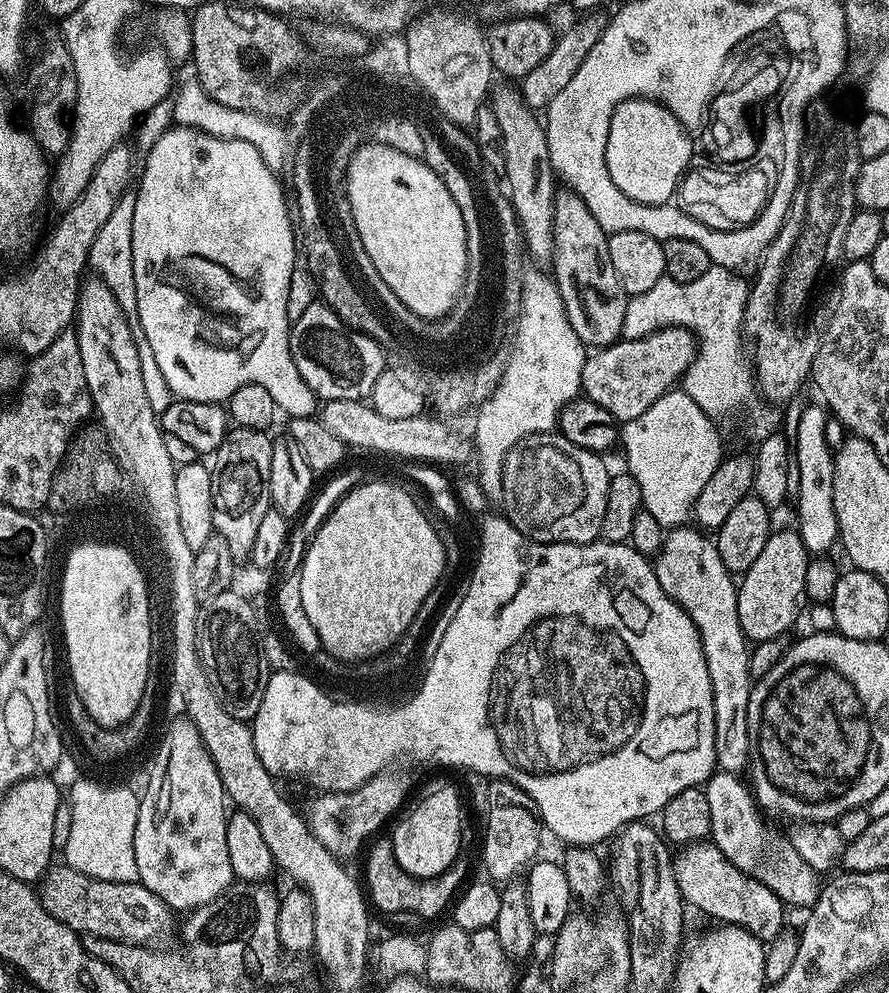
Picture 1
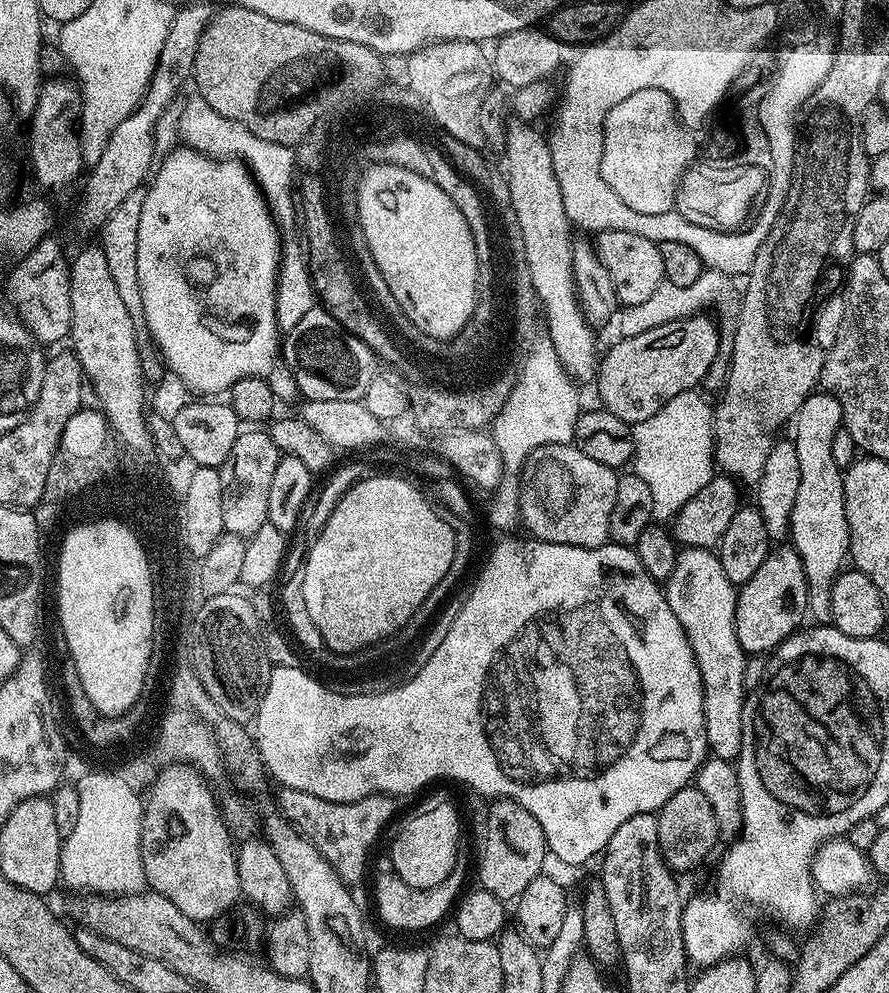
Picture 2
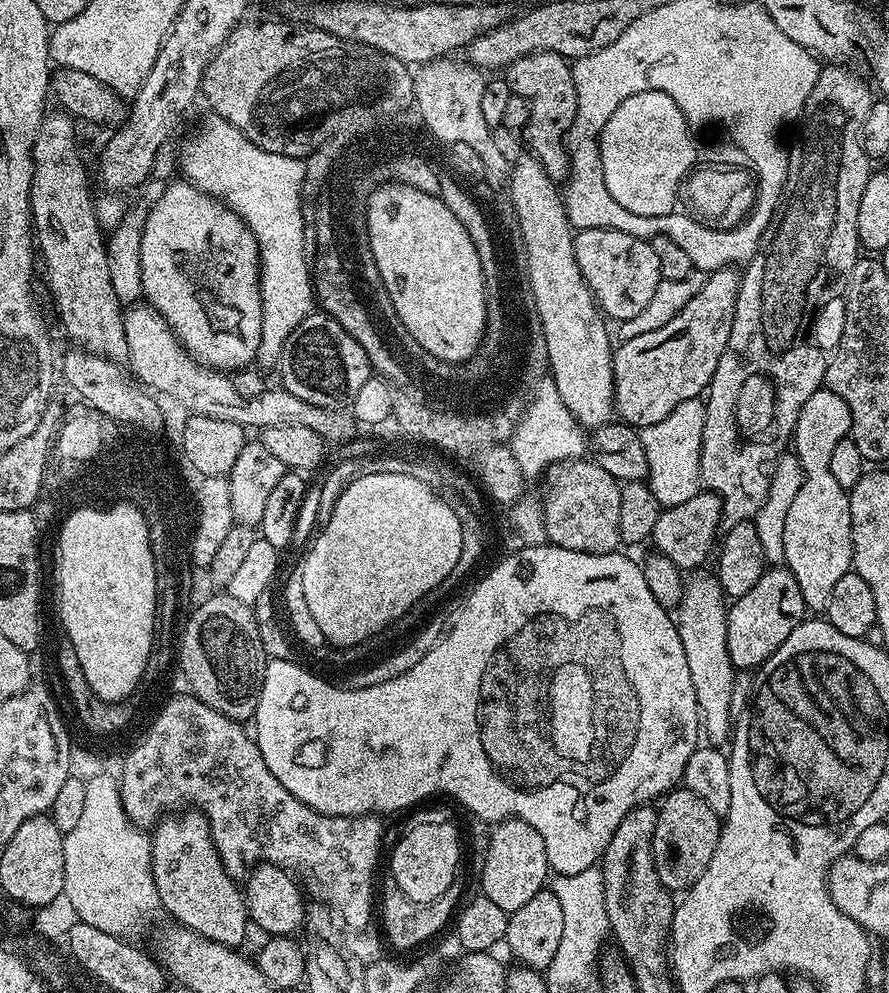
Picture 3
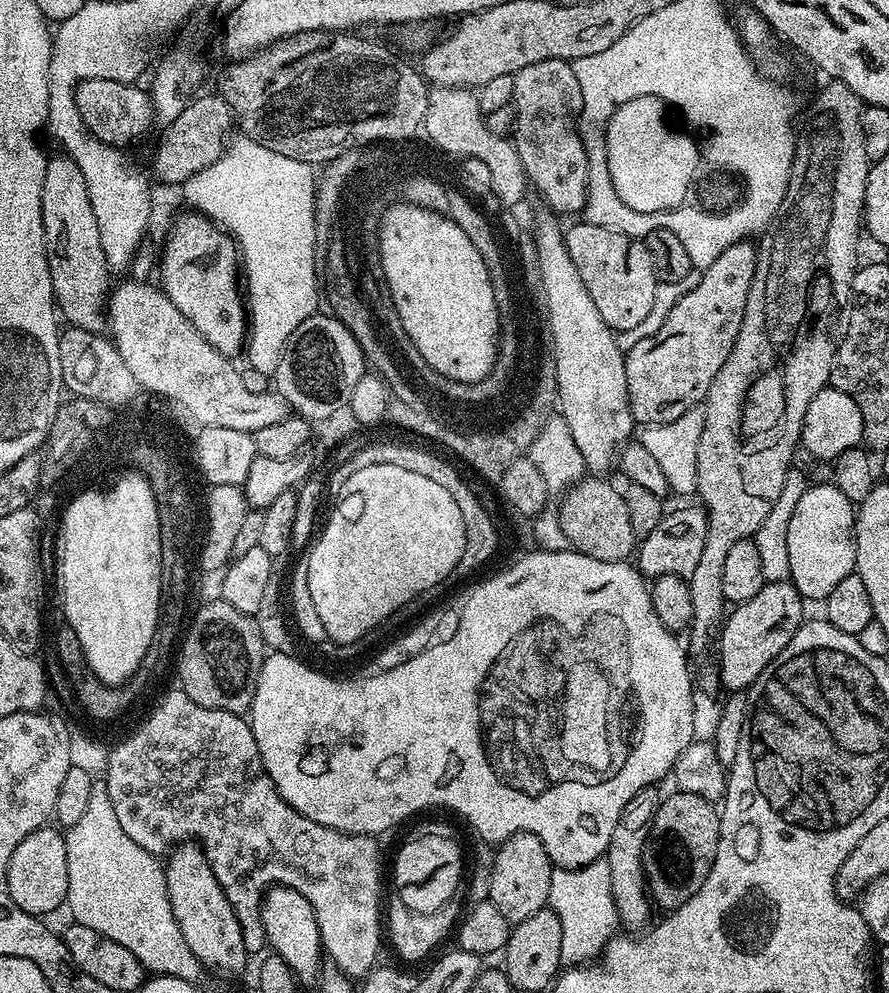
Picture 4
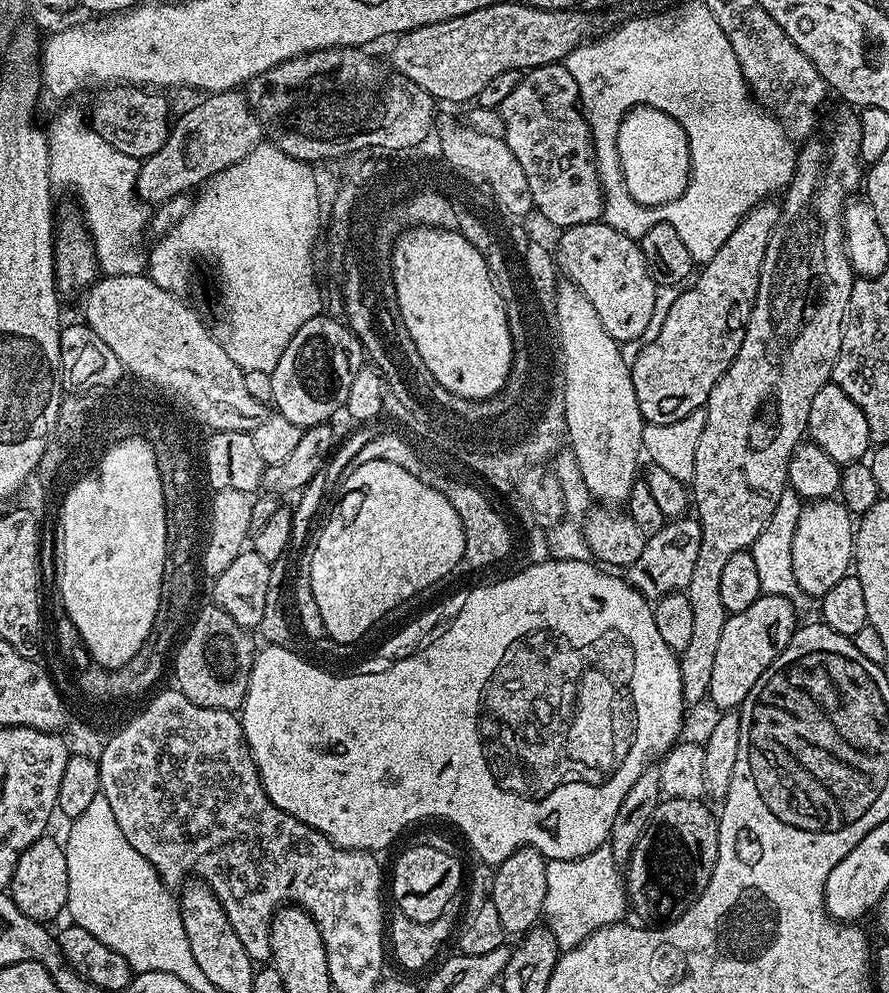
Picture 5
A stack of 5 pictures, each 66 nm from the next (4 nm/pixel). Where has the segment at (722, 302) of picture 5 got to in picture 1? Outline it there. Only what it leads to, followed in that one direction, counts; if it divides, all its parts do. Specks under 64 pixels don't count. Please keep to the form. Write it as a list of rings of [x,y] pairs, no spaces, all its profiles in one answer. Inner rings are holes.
[[[660,328],[640,340],[621,338],[608,347],[593,351],[585,359],[580,379],[583,395],[602,406],[602,410],[609,412],[618,422],[638,418],[638,414],[650,410],[650,406],[654,406],[658,398],[673,391],[681,383],[682,377],[688,373],[688,367],[694,362],[697,347],[698,341],[689,328]]]

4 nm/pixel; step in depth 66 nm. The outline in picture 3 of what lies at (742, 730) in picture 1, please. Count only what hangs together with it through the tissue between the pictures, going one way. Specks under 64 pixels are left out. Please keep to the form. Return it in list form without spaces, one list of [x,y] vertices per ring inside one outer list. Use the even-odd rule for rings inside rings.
[[[700,570],[687,577],[684,593],[674,612],[676,629],[686,650],[686,666],[690,666],[694,694],[700,707],[702,736],[712,746],[727,745],[734,732],[730,694],[734,691],[734,678],[738,669],[733,666],[726,646],[728,610],[724,591],[720,589],[715,575],[708,573],[707,576],[704,570]]]

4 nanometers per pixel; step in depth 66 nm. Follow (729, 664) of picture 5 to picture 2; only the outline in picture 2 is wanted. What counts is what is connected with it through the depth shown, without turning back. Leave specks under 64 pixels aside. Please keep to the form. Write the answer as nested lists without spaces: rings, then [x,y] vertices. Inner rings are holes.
[[[791,546],[773,547],[754,578],[739,585],[736,593],[736,633],[742,650],[745,654],[771,653],[805,623],[807,610],[808,583],[800,556]]]

